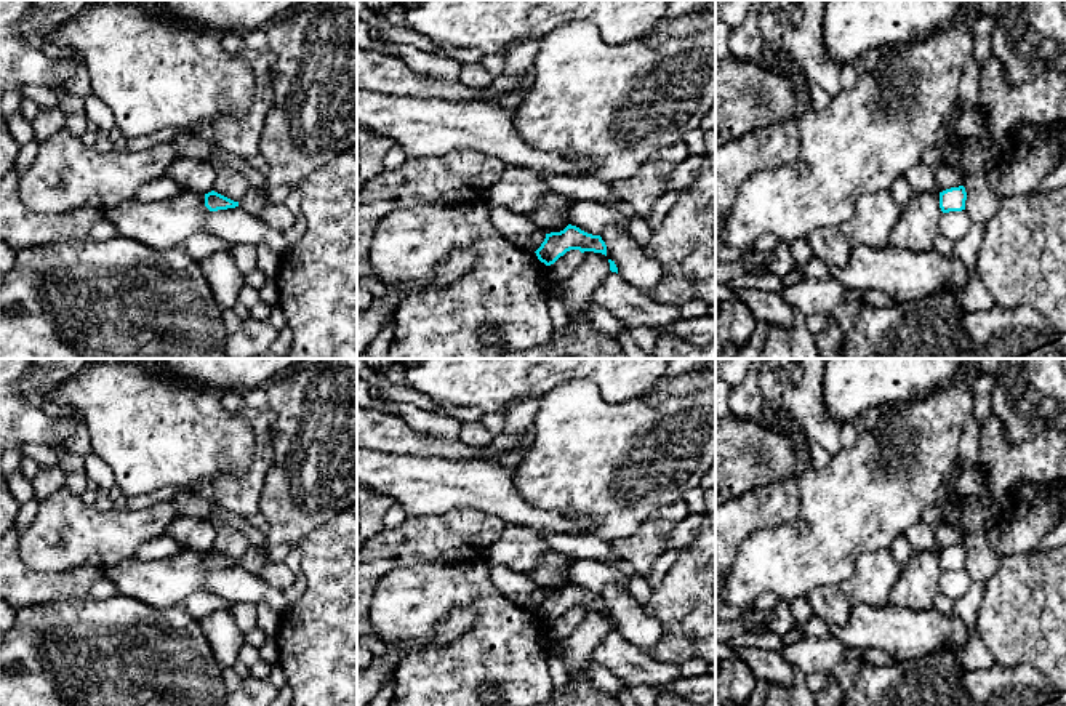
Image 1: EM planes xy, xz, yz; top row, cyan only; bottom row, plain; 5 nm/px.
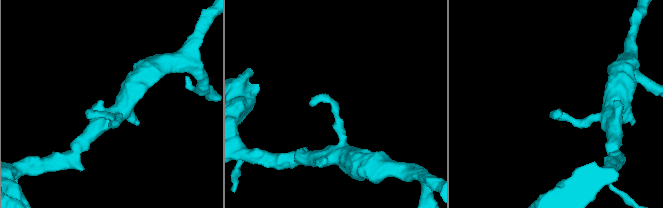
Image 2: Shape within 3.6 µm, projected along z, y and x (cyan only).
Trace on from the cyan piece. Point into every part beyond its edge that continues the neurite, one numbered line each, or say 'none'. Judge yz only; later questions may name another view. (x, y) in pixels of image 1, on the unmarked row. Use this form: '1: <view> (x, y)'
none

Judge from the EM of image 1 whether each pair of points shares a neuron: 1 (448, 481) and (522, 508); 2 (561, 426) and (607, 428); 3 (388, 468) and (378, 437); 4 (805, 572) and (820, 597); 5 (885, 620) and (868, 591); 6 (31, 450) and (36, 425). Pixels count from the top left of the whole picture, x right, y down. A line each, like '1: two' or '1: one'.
1: one
2: one
3: two
4: two
5: two
6: two

